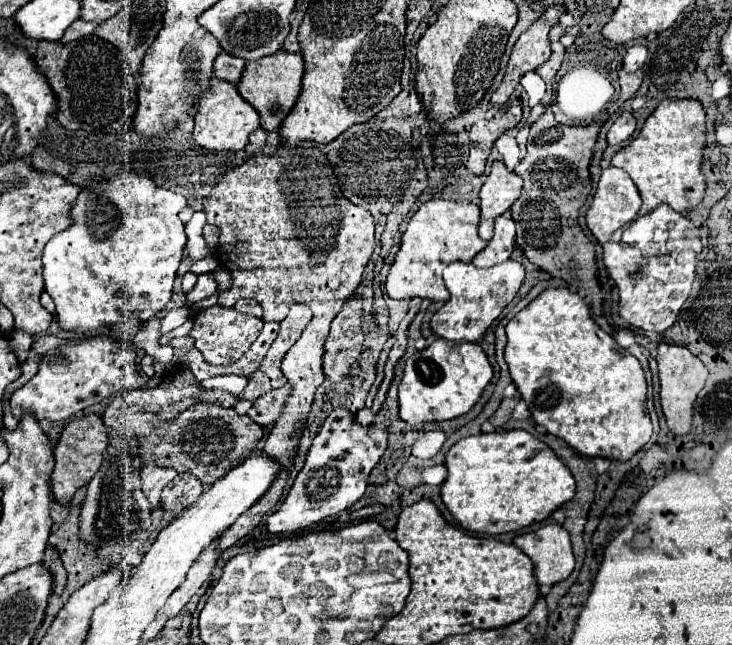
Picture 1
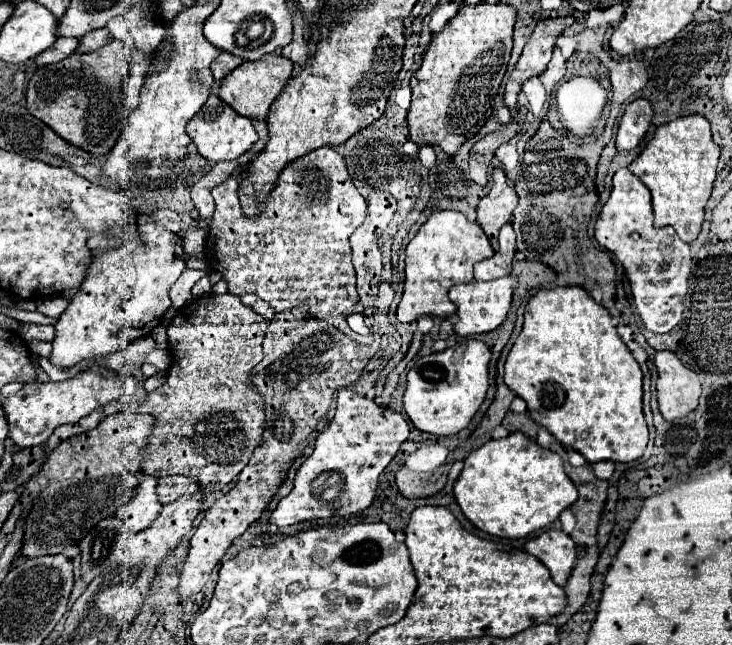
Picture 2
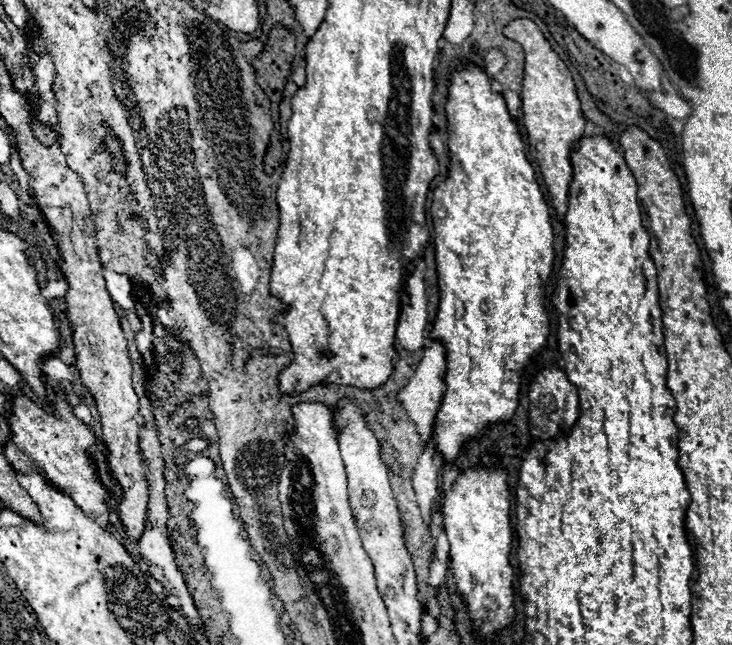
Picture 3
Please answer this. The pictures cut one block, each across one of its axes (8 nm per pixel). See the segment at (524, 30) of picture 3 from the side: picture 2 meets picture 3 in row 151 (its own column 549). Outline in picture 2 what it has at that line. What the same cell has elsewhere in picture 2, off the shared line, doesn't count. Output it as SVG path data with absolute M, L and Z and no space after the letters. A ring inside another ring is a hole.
M546 530L536 538L526 542L526 552L536 556L552 574L552 580L558 586L564 586L574 564L576 564L576 546L574 540L562 530Z

